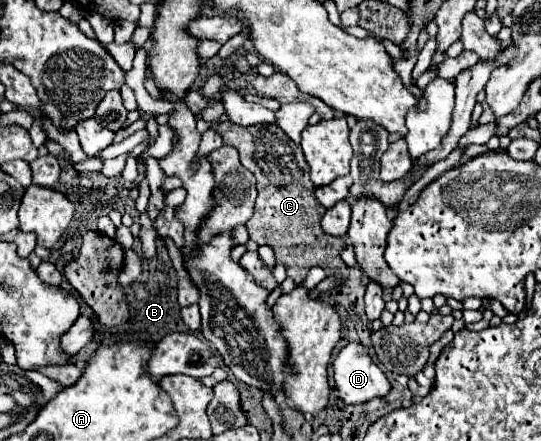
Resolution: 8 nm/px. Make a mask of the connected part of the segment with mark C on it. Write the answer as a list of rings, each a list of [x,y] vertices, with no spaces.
[[[221,121],[211,125],[223,137],[225,145],[233,145],[239,151],[241,165],[249,169],[257,179],[257,205],[253,217],[247,221],[249,239],[257,245],[269,245],[275,251],[275,263],[285,265],[287,277],[301,285],[311,267],[325,269],[327,277],[341,277],[341,285],[349,277],[349,267],[341,259],[341,251],[347,247],[343,237],[327,235],[321,229],[321,217],[325,207],[315,197],[315,185],[311,185],[307,173],[309,165],[303,151],[293,143],[279,125],[251,125],[239,127],[231,121]]]

